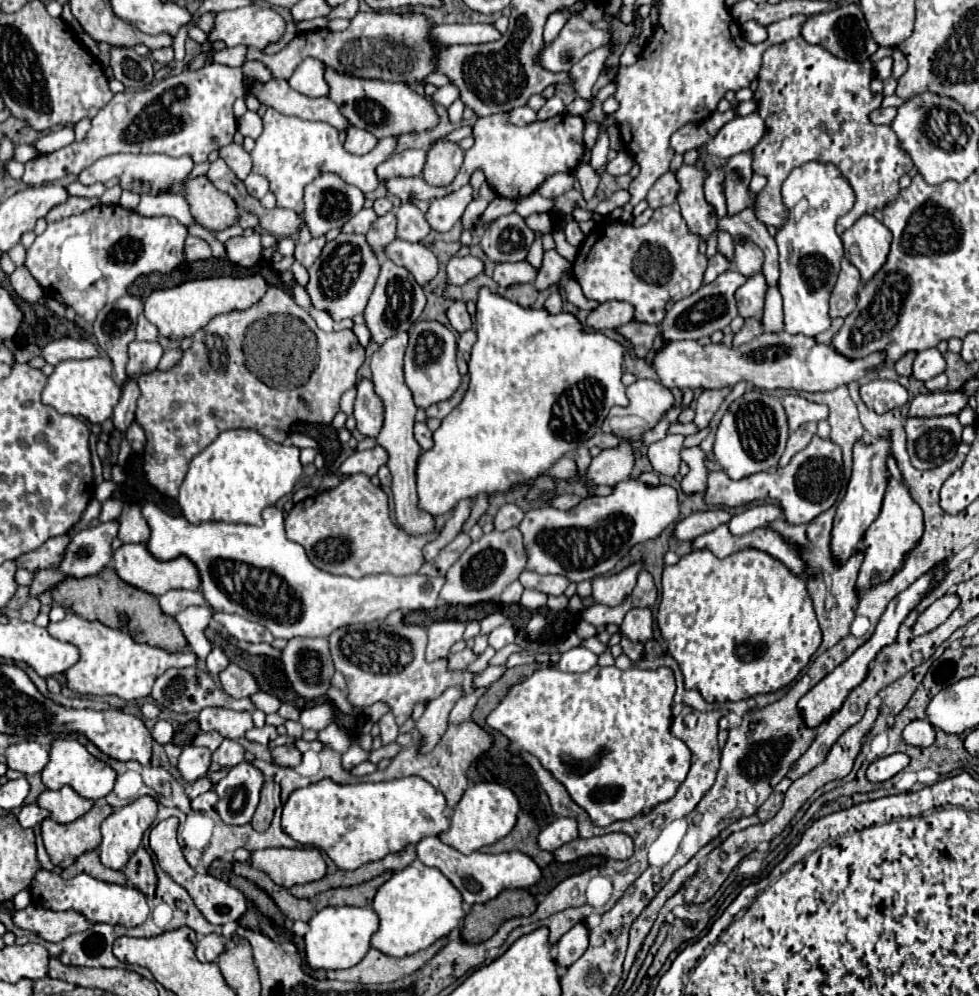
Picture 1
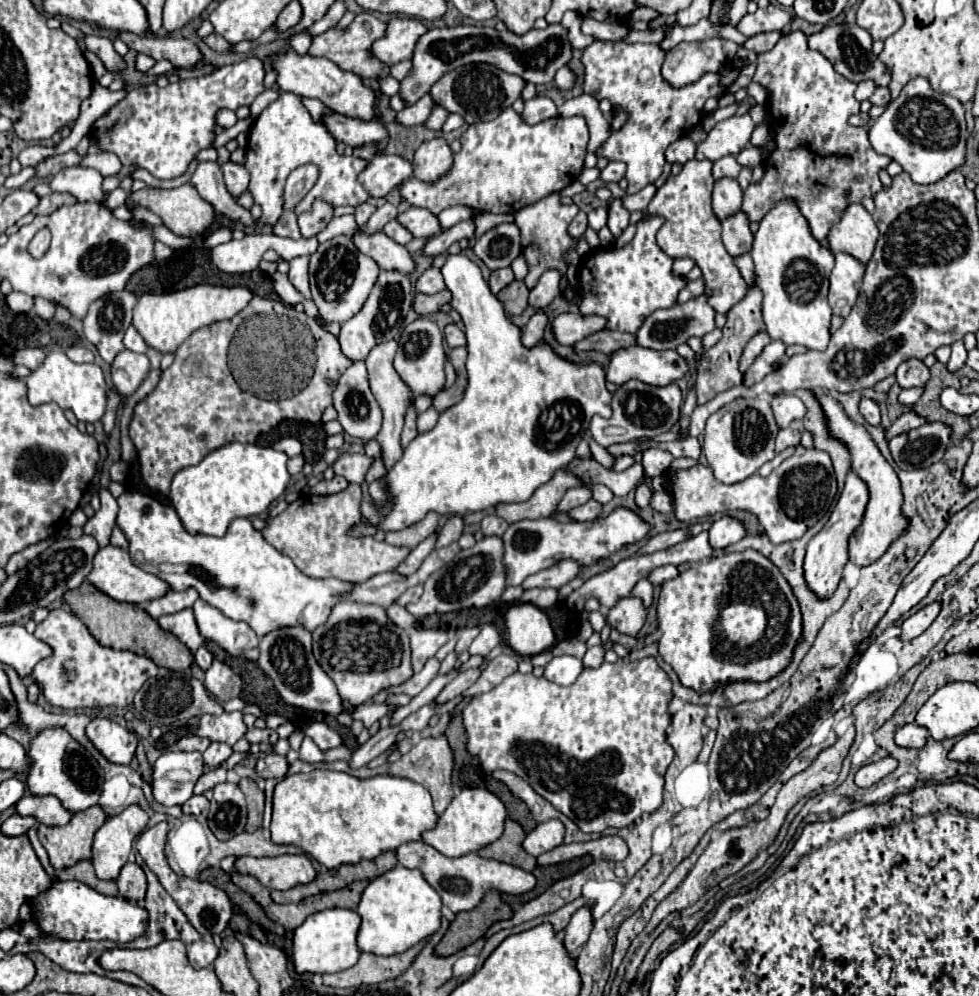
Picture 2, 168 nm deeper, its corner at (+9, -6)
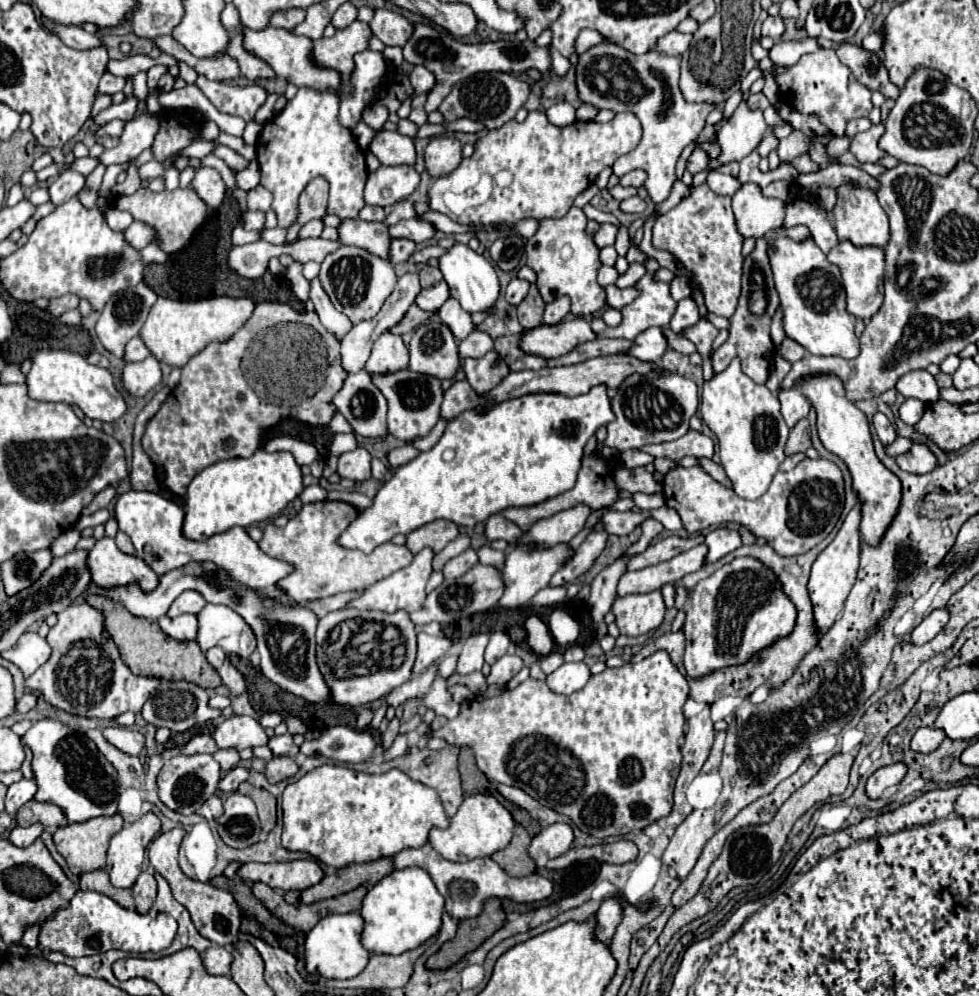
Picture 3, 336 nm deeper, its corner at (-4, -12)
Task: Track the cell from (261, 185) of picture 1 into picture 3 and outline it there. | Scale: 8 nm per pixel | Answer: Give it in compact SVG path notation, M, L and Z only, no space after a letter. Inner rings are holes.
M247 211L243 215L243 227L247 231L259 231L263 229L265 225L265 213L259 213L259 211Z

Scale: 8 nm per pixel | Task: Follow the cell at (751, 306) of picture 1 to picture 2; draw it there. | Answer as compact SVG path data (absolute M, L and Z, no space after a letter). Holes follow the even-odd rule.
M688 161L678 175L670 175L668 181L656 191L650 201L644 219L664 217L664 225L656 233L656 241L660 249L672 257L682 259L690 257L702 271L702 279L706 283L706 299L716 313L730 311L742 295L746 295L746 281L734 265L734 259L728 255L722 243L722 225L712 211L710 195L712 195L712 163L710 161Z

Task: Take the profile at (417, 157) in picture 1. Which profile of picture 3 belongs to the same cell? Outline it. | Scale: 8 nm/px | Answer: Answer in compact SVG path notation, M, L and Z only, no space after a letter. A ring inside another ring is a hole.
M381 165L377 171L369 173L365 185L367 205L395 205L409 197L419 185L419 173L411 165Z

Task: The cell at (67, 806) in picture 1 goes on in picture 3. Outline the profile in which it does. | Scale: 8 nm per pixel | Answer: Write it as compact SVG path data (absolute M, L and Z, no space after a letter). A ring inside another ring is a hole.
M31 799L17 811L17 823L21 827L29 827L33 823L41 823L45 827L65 827L69 821L63 809L59 809L57 805Z

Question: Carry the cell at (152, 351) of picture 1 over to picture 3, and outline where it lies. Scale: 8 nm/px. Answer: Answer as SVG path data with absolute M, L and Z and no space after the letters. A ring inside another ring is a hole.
M147 357L137 363L125 363L123 369L123 387L135 395L147 395L157 383L161 383L161 369L155 357Z

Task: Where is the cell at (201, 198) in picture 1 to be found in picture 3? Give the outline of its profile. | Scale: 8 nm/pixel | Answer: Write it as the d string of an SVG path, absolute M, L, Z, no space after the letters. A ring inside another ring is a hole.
M141 187L133 195L117 197L113 201L113 207L121 209L121 211L129 211L135 219L153 225L161 237L163 251L167 251L169 255L177 253L179 249L183 249L183 245L187 245L187 241L191 241L195 229L205 221L207 213L209 213L205 201L191 187L175 189L175 191L161 191L161 193L153 193L151 189Z

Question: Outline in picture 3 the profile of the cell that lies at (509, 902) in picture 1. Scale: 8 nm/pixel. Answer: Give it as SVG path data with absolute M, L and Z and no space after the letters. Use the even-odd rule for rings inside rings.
M489 899L485 909L475 919L463 919L459 923L455 939L447 941L435 955L427 959L429 969L449 969L461 957L475 951L485 939L489 939L495 931L499 931L507 921L503 905L499 899Z

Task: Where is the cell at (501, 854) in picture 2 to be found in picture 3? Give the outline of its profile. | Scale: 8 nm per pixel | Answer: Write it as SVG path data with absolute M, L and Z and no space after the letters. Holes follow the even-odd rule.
M515 825L511 843L505 849L493 853L491 859L495 859L495 863L501 865L501 869L511 877L527 877L537 869L535 861L527 853L529 845L531 845L531 835L521 825Z

